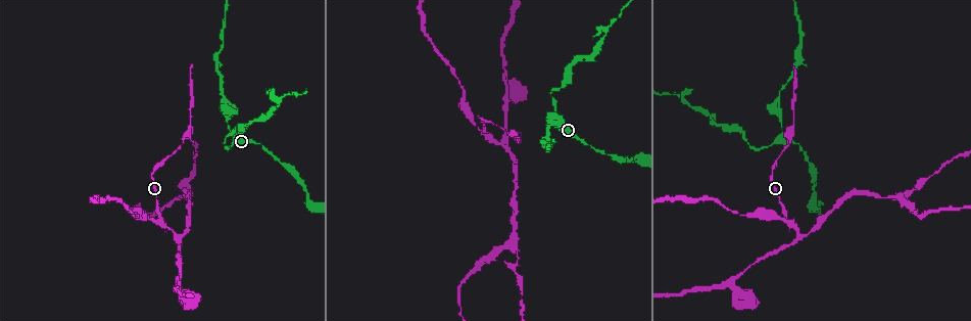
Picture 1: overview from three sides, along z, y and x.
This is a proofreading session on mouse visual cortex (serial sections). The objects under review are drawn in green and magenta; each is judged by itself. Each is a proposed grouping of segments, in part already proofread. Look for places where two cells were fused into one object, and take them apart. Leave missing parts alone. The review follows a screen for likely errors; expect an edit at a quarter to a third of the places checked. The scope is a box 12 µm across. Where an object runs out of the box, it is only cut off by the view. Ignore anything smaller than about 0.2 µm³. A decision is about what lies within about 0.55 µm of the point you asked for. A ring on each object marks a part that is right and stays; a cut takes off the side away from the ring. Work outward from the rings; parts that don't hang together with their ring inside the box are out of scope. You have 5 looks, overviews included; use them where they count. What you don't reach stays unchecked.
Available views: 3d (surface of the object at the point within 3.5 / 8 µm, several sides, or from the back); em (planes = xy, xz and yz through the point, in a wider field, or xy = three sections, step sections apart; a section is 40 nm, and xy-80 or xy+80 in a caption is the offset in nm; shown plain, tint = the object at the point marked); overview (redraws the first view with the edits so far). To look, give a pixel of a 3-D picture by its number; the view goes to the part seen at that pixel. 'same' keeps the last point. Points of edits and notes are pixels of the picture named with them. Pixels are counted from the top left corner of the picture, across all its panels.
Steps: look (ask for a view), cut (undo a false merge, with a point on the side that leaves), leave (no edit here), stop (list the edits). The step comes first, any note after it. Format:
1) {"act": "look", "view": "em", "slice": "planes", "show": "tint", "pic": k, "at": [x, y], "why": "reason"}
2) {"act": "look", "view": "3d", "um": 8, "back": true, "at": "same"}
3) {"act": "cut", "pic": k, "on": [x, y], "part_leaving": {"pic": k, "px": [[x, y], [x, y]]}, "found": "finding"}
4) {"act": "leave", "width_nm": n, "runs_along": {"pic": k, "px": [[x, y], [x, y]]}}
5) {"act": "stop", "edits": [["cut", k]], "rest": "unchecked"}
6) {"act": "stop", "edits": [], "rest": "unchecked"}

{"act": "look", "view": "3d", "um": 3.5, "pic": 1, "at": [230, 136], "why": "sharp bend"}

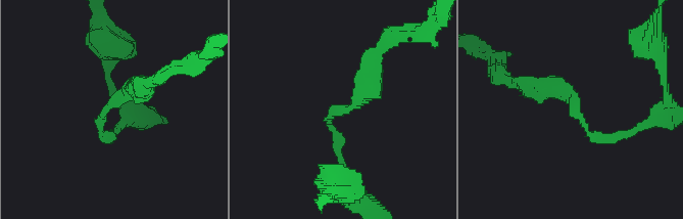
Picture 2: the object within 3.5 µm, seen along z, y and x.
{"act": "look", "view": "em", "slice": "planes", "show": "tint", "pic": 2, "at": [116, 103], "arm_widths_nm": [200, 350], "why": "now the EM"}

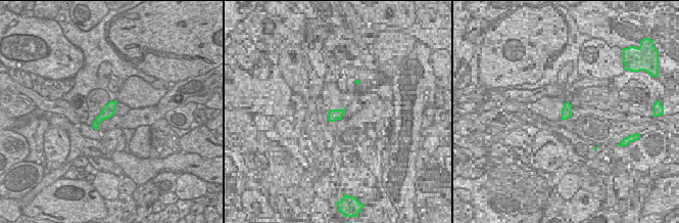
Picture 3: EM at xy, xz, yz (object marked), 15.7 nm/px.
{"act": "leave", "runs_along": {"pic": 2, "px": [[614, 137], [590, 134], [558, 87], [523, 84]]}, "found": "one cell here"}

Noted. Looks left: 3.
{"act": "look", "view": "3d", "um": 3.5, "pic": 1, "at": [485, 131], "why": "abrupt turn"}

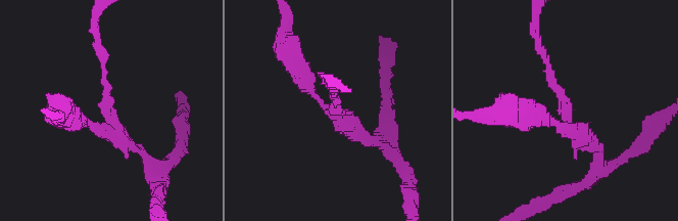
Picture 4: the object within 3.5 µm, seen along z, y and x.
{"act": "look", "view": "em", "slice": "planes", "show": "tint", "pic": 4, "at": [335, 106]}

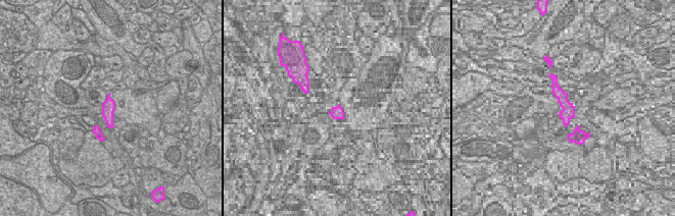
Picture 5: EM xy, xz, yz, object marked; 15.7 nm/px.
{"act": "cut", "pic": 4, "on": [546, 119], "part_leaving": {"pic": 4, "px": [[575, 129], [600, 164], [592, 179], [572, 189]]}, "found": "two cells meet here"}

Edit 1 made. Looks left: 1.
{"act": "stop", "edits": [["cut", 4]], "rest": "unchecked"}

